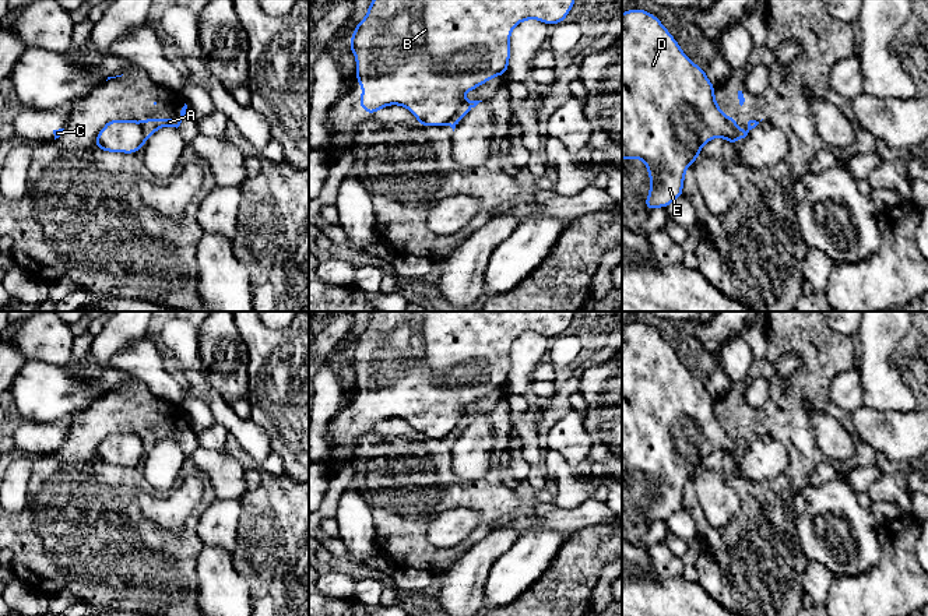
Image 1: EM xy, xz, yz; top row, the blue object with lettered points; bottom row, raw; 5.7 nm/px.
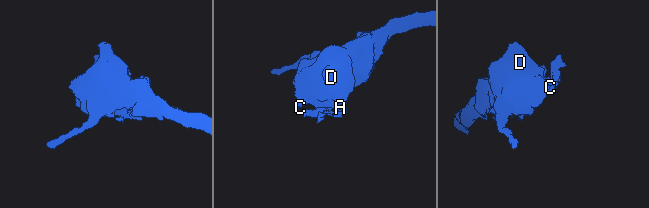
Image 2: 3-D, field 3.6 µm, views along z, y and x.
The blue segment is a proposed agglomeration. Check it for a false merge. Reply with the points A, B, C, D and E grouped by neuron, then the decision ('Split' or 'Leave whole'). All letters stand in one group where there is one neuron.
Groups: A / B C D E. Split

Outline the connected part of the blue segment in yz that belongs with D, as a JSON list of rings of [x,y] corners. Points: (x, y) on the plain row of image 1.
[[[641,321],[622,327],[622,472],[643,472],[650,489],[646,522],[667,521],[682,510],[686,482],[714,450],[737,455],[732,439],[714,411],[706,384],[679,360],[654,328]]]

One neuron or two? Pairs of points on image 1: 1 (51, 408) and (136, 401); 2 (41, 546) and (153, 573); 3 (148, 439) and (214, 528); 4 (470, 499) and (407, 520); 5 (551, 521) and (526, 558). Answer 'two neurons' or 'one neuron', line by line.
1: two neurons
2: one neuron
3: two neurons
4: one neuron
5: two neurons

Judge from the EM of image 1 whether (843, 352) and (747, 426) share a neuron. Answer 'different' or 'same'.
same

